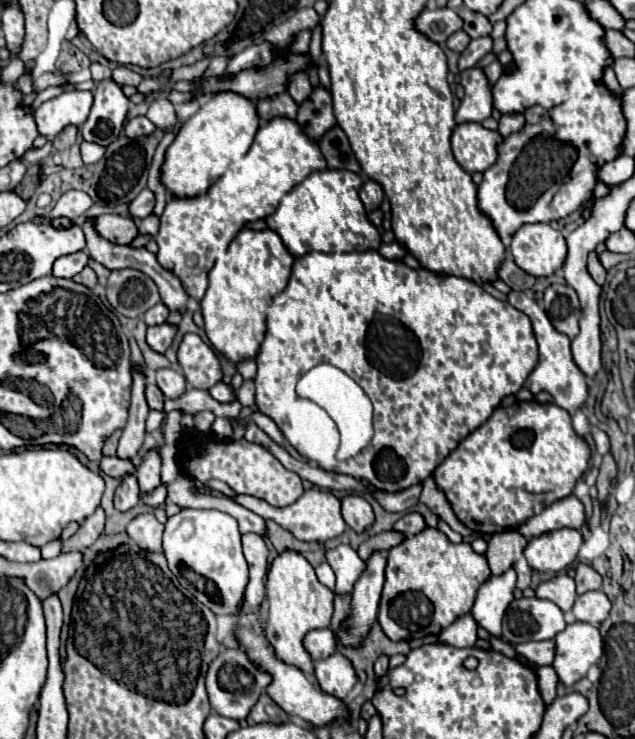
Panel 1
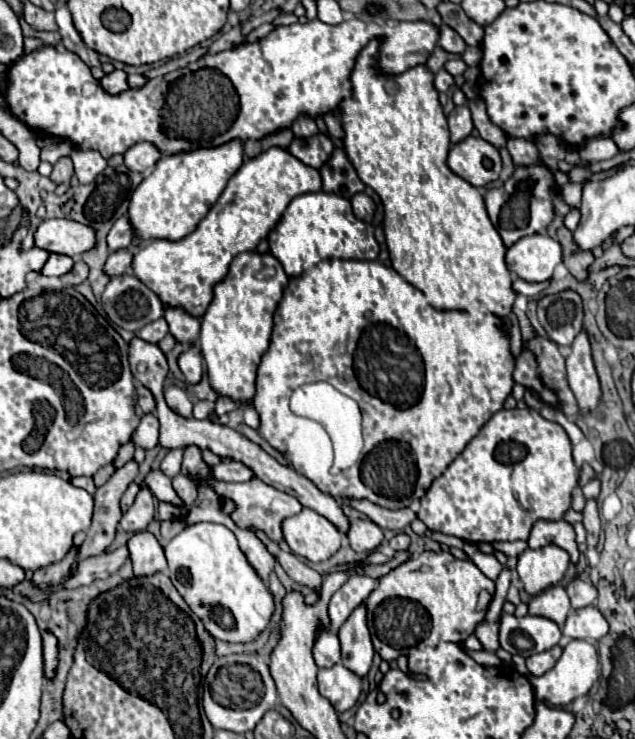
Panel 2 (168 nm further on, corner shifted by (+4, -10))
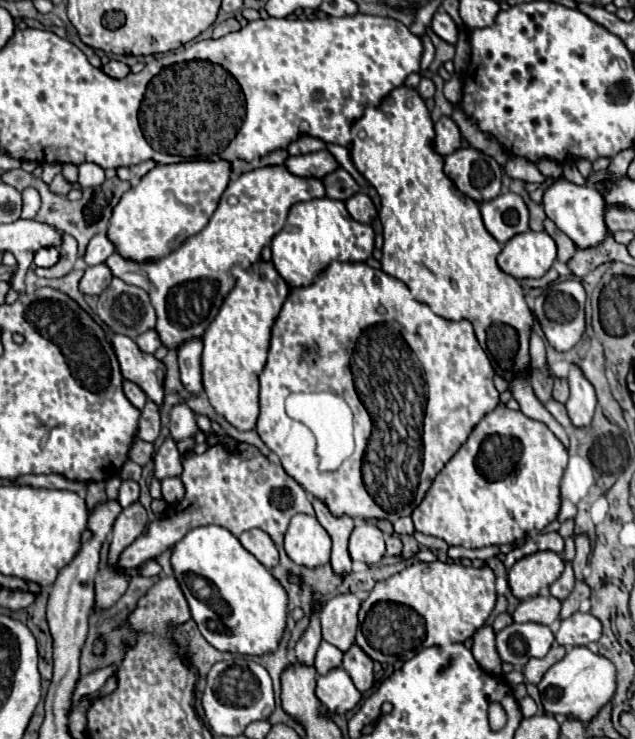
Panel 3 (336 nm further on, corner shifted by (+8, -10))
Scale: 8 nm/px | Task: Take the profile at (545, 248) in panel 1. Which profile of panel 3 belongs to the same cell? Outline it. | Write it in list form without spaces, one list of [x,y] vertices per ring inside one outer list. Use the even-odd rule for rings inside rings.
[[[523,232],[511,238],[497,264],[503,272],[511,274],[517,280],[523,278],[541,278],[555,262],[557,246],[547,232]]]

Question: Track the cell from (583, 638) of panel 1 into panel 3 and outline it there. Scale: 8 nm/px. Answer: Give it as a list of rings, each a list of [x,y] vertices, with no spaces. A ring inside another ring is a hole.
[[[575,646],[567,650],[563,660],[555,662],[545,672],[537,688],[541,692],[543,708],[547,712],[567,714],[579,720],[591,720],[601,710],[601,706],[605,706],[615,694],[615,666],[607,658],[593,654],[589,648]]]

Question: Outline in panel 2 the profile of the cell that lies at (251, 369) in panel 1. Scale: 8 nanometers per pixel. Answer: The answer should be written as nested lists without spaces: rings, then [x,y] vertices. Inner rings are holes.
[[[244,403],[242,406],[243,419],[245,424],[253,429],[259,428],[259,416],[253,406],[250,403]]]

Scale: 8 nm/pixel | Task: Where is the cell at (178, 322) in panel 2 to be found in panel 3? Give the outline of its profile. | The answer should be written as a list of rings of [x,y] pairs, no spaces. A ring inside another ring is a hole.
[[[191,338],[177,348],[181,382],[185,390],[189,390],[191,394],[199,394],[203,388],[201,386],[201,348],[203,348],[203,342],[199,338]]]

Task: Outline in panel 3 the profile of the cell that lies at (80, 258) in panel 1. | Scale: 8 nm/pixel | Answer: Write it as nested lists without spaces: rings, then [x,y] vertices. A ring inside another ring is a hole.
[[[43,248],[35,254],[35,264],[41,268],[51,268],[59,260],[59,250],[57,248]]]

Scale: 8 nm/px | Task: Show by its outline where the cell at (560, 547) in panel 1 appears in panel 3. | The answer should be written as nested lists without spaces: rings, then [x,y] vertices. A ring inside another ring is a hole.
[[[551,550],[523,556],[509,570],[511,592],[523,600],[551,586],[563,572],[563,558]]]

